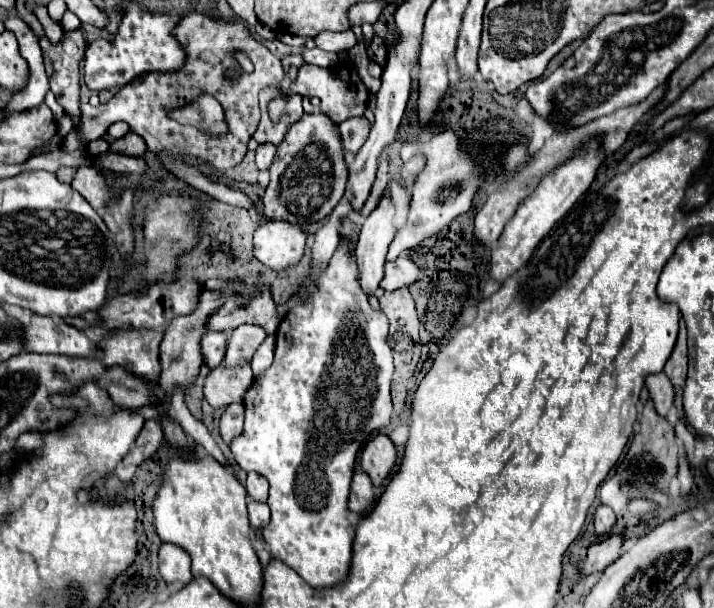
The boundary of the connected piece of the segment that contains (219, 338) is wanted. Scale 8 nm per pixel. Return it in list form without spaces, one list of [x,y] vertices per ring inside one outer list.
[[[206,332],[202,336],[204,366],[208,366],[212,370],[212,368],[216,368],[222,362],[222,358],[224,358],[224,344],[226,344],[226,336],[222,332]]]

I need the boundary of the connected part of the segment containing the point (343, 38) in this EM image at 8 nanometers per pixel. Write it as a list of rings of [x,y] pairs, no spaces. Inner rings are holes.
[[[352,30],[344,32],[320,32],[316,38],[316,46],[328,52],[340,52],[340,50],[350,50],[356,44],[356,36]]]

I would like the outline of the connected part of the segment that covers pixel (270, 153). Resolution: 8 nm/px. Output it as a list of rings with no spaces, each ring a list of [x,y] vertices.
[[[260,144],[256,148],[256,164],[260,170],[266,170],[272,164],[272,158],[276,154],[276,148],[272,144]]]

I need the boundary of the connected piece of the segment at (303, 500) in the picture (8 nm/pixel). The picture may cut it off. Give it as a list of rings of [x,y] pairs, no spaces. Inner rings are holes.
[[[342,240],[326,272],[318,278],[318,290],[312,300],[282,318],[276,332],[274,362],[246,392],[244,432],[230,444],[240,468],[254,470],[270,482],[268,506],[272,510],[272,520],[262,530],[262,536],[272,556],[290,564],[290,568],[314,588],[342,584],[350,572],[356,528],[348,520],[348,496],[354,464],[366,438],[374,430],[388,426],[392,418],[390,382],[394,364],[386,338],[388,318],[372,310],[368,296],[360,290],[354,248],[348,248]]]

